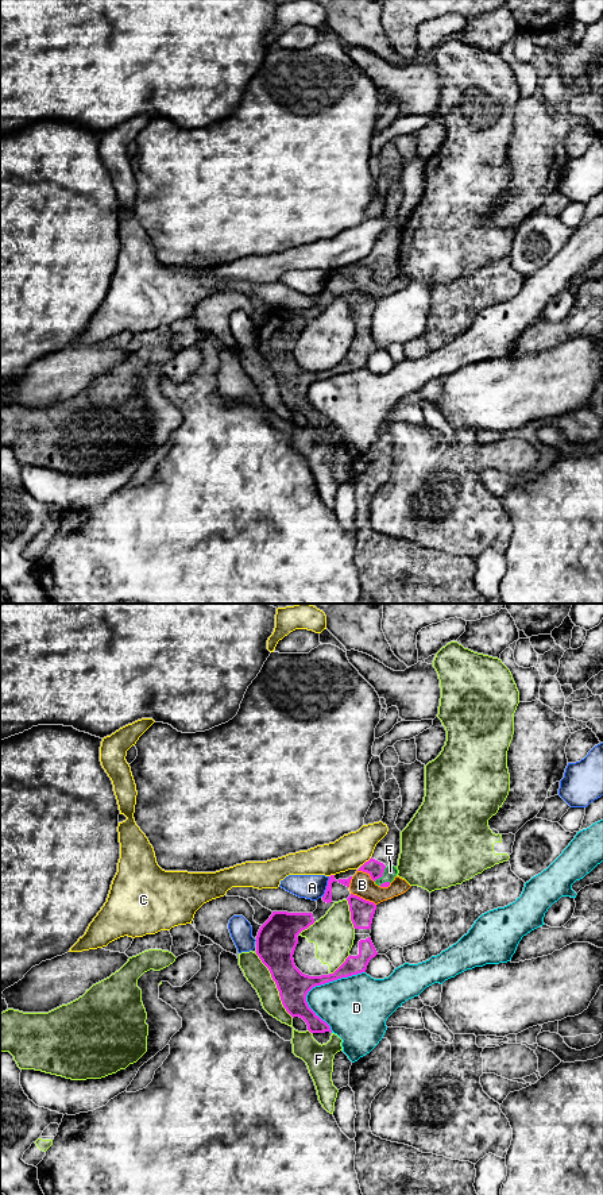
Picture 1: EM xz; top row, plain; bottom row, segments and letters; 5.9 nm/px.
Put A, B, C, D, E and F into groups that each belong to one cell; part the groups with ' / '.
A / B / C / D / E / F

